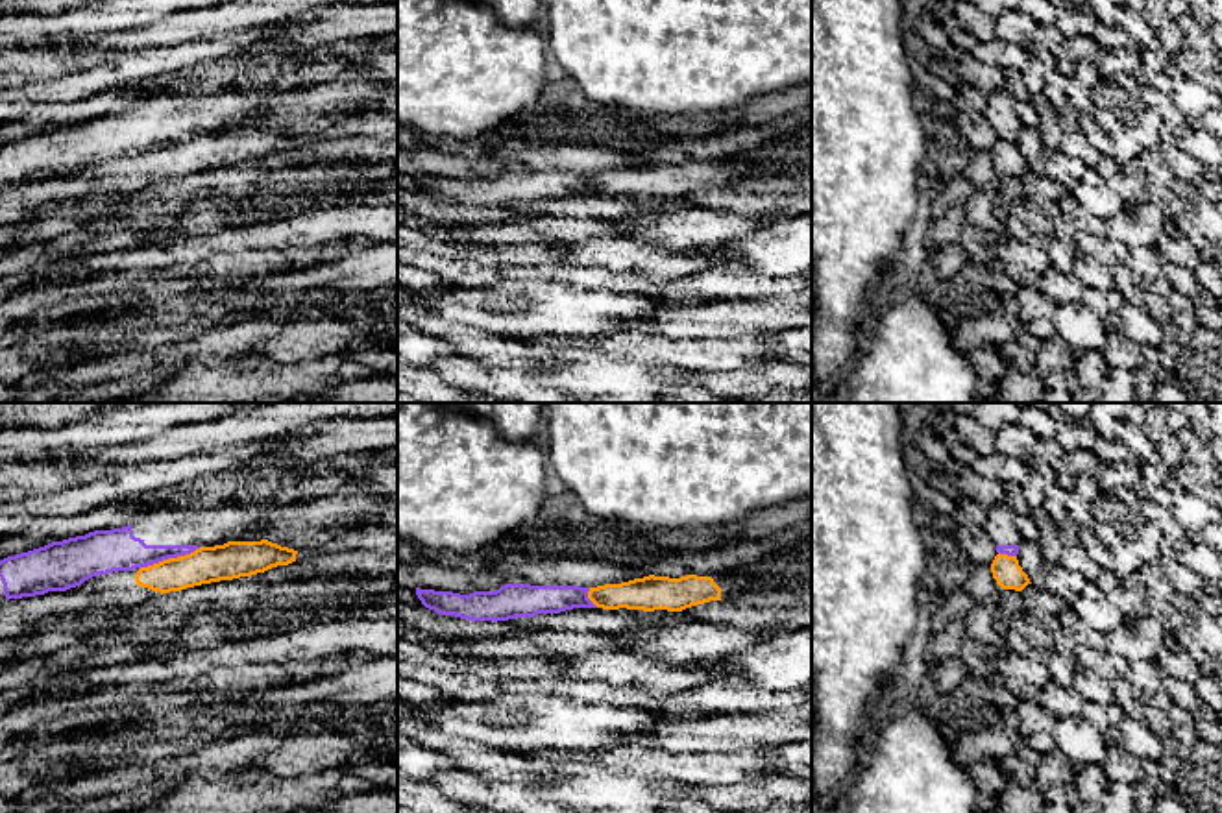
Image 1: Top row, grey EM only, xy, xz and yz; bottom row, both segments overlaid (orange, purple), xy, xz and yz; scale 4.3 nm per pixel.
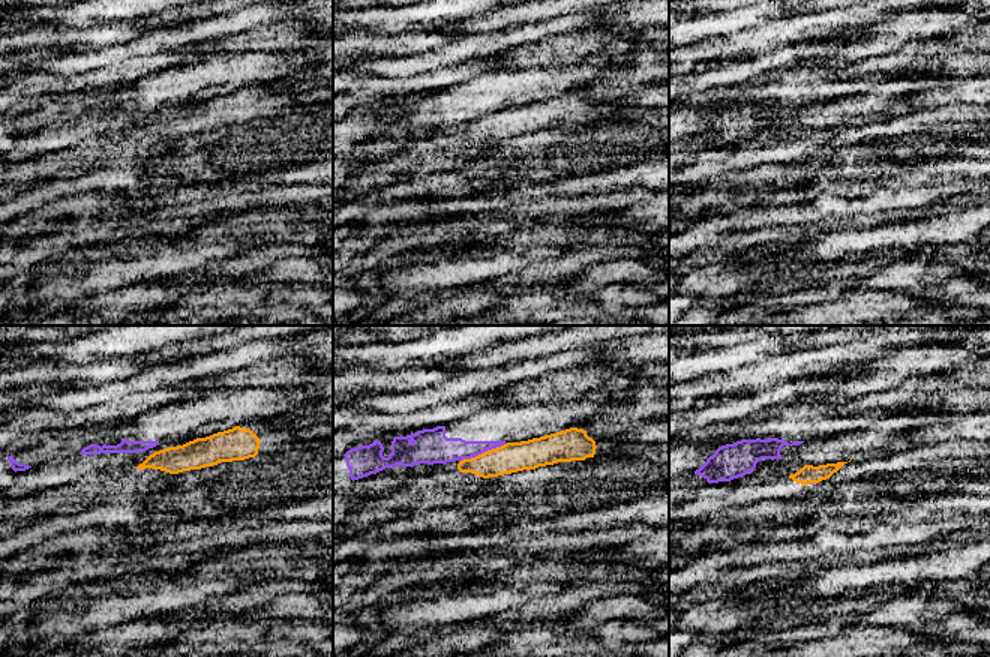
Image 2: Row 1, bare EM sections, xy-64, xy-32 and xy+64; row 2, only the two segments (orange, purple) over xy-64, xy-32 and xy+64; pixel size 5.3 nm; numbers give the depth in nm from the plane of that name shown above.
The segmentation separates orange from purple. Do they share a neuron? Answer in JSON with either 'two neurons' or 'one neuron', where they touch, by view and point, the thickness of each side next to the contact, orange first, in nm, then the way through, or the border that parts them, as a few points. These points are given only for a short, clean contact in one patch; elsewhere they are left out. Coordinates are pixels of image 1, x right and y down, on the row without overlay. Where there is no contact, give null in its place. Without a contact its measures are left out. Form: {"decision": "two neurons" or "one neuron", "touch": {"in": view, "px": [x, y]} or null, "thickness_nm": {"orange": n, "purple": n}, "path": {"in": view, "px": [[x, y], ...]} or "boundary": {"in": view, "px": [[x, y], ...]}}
{"decision": "two neurons", "touch": {"in": "xy", "px": [169, 145]}, "thickness_nm": {"orange": 160, "purple": 180}, "boundary": {"in": "xy", "px": [[200, 133], [139, 156]]}}

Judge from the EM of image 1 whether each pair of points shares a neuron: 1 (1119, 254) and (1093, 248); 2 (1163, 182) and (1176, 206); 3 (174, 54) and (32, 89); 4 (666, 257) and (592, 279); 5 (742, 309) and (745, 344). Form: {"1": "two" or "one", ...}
{"1": "one", "2": "one", "3": "one", "4": "two", "5": "two"}

